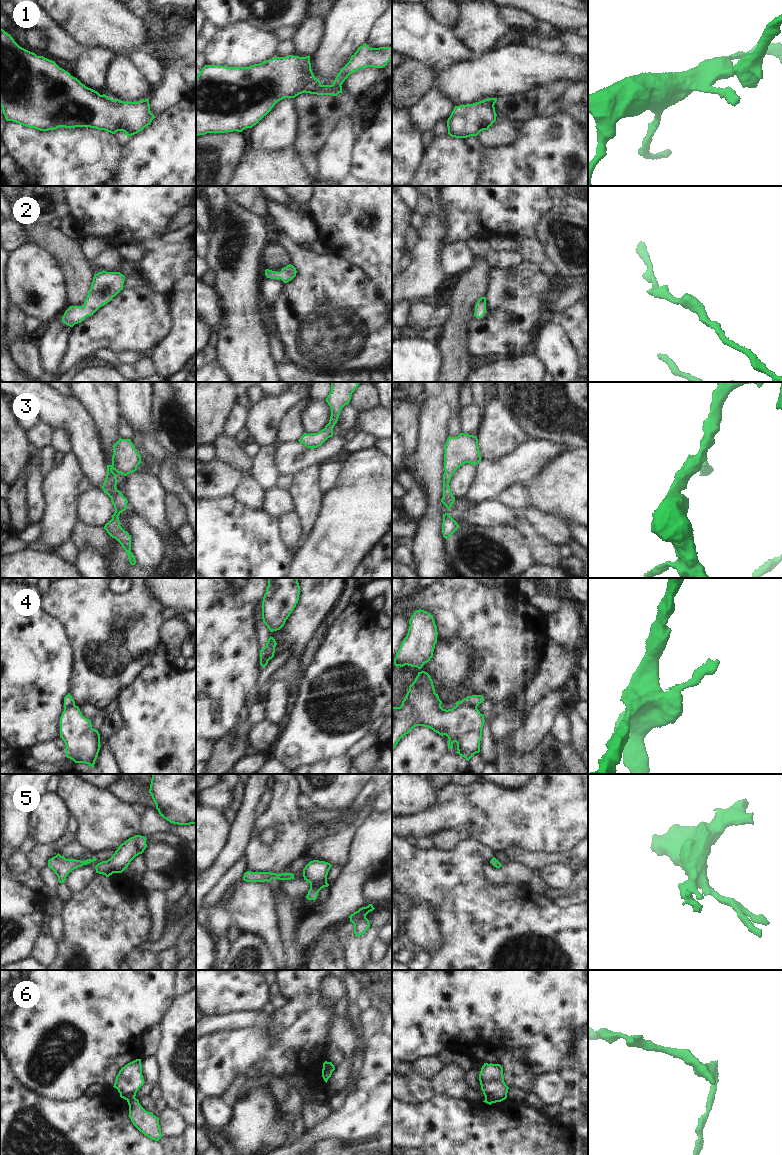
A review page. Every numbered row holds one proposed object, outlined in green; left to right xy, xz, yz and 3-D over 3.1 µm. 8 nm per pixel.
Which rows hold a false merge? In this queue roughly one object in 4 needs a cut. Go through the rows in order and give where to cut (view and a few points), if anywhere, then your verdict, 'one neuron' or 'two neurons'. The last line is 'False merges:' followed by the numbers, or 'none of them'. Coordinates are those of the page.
1: xz (320, 84), (312, 81), (304, 91) | two neurons
2: no cut | one neuron
3: no cut | one neuron
4: yz (455, 706), (473, 706), (476, 708) | two neurons
5: no cut | one neuron
6: xz (323, 1066), (331, 1072) | two neurons
False merges: 1, 4, 6

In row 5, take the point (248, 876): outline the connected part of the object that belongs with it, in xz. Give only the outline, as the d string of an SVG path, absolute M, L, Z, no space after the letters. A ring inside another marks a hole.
M247 871L244 873L243 879L246 882L270 882L272 879L279 880L291 880L294 879L294 874L292 873L271 873L271 872L250 872Z

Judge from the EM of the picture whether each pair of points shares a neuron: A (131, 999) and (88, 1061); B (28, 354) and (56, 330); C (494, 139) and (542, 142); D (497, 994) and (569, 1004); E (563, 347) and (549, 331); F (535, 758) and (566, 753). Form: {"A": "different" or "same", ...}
{"A": "same", "B": "different", "C": "different", "D": "same", "E": "same", "F": "same"}

